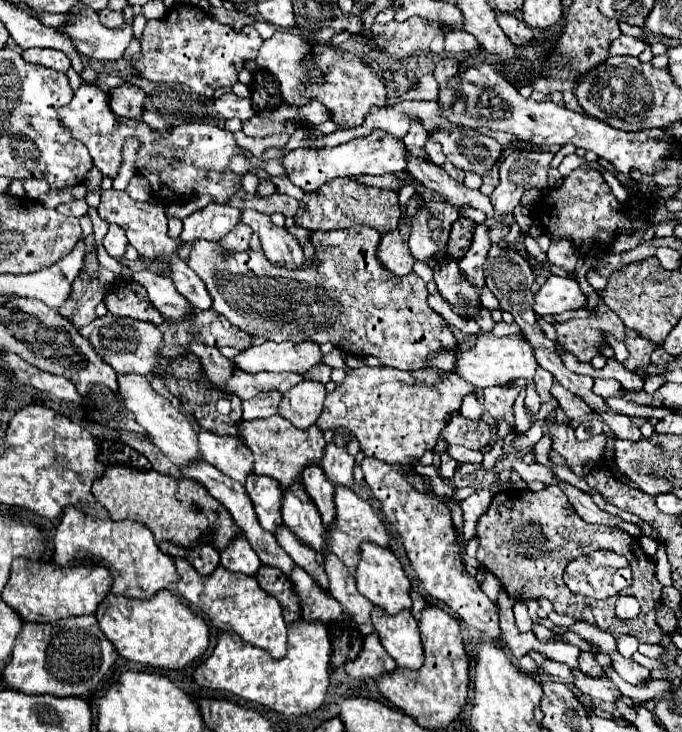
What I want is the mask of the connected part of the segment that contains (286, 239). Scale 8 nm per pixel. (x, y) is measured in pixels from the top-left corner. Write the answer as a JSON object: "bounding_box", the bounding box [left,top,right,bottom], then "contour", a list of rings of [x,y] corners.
{"bounding_box":[242,210,306,270],"contour":[[[244,210],[242,222],[260,236],[262,250],[272,264],[282,264],[284,268],[288,266],[288,270],[296,270],[304,266],[306,260],[298,240],[286,228],[274,226],[268,214],[256,210]]]}

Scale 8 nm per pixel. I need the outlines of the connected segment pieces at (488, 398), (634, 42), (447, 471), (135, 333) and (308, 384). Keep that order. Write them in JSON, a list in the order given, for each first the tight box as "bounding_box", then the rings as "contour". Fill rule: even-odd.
[{"bounding_box":[484,388,518,442],"contour":[[[488,388],[484,390],[484,406],[490,412],[490,416],[500,422],[504,420],[510,426],[510,434],[506,436],[506,442],[512,442],[516,438],[516,424],[514,424],[514,400],[516,400],[518,392],[510,392],[506,388]]]},{"bounding_box":[610,36,646,56],"contour":[[[620,36],[610,44],[610,54],[622,54],[622,56],[640,56],[640,52],[646,48],[646,44],[638,38]]]},{"bounding_box":[440,454,456,482],"contour":[[[448,454],[441,455],[440,459],[440,478],[442,478],[444,482],[448,482],[448,480],[452,480],[452,476],[454,476],[454,470],[456,470],[456,462],[454,462],[454,460],[452,460]]]},{"bounding_box":[80,314,160,376],"contour":[[[106,314],[102,318],[96,318],[88,326],[80,328],[80,334],[84,334],[84,338],[94,346],[96,354],[104,362],[108,362],[118,374],[150,376],[152,366],[156,366],[156,362],[160,362],[160,358],[156,354],[156,350],[160,348],[160,330],[156,326],[152,326],[150,322],[140,322],[140,320],[132,320],[132,318],[120,318],[120,316]]]},{"bounding_box":[278,380,326,428],"contour":[[[304,380],[300,382],[300,386],[294,386],[292,390],[282,394],[278,414],[290,420],[296,428],[310,428],[320,416],[324,396],[326,396],[324,384]]]}]

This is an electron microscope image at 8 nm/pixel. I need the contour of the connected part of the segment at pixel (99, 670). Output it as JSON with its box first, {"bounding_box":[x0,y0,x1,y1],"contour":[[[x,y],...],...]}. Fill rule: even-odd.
{"bounding_box":[4,616,118,696],"contour":[[[80,616],[80,618],[68,618],[68,624],[64,622],[52,622],[52,624],[34,624],[24,622],[22,630],[16,638],[16,646],[12,652],[12,660],[4,668],[4,682],[20,690],[24,694],[52,694],[52,696],[86,696],[90,690],[98,686],[98,682],[104,678],[108,668],[118,658],[114,646],[104,638],[102,630],[98,628],[96,616]]]}

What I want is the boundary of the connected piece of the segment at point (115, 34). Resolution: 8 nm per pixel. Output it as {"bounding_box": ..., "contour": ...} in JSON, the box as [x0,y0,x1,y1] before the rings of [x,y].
{"bounding_box":[60,2,132,62],"contour":[[[80,2],[76,4],[76,10],[70,10],[72,24],[62,26],[60,30],[68,32],[72,36],[74,46],[88,58],[100,60],[100,62],[118,62],[128,48],[132,40],[132,24],[124,24],[120,28],[106,28],[100,24],[98,14],[84,6]]]}

